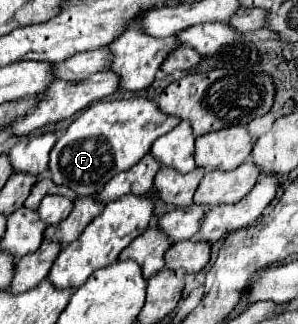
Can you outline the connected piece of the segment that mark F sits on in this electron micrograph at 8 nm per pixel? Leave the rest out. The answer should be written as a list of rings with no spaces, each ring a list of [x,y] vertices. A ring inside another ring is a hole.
[[[145,96],[95,102],[69,124],[65,134],[51,150],[51,180],[71,188],[77,196],[95,194],[103,190],[103,186],[117,172],[129,170],[133,164],[137,164],[151,150],[151,144],[177,124],[179,118],[163,114],[159,106]]]

